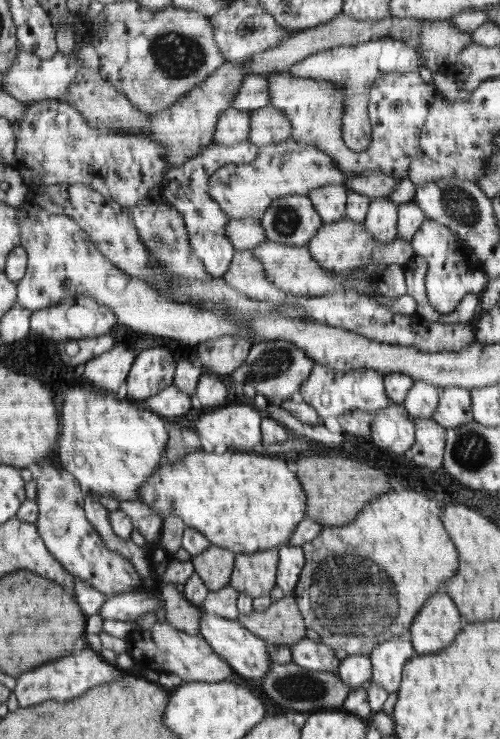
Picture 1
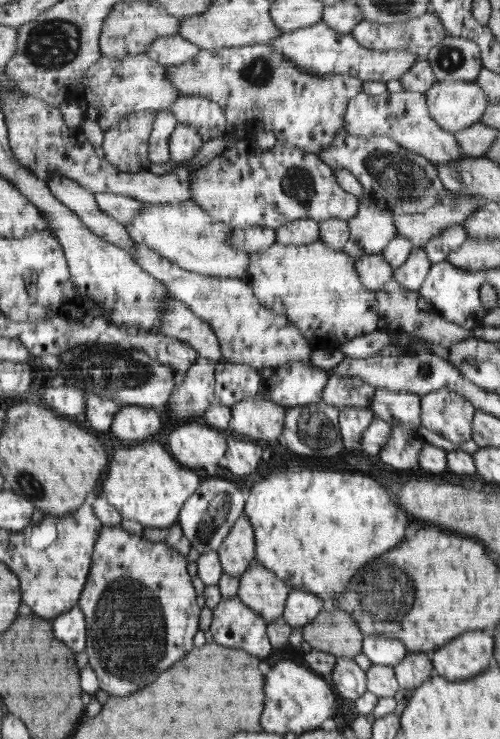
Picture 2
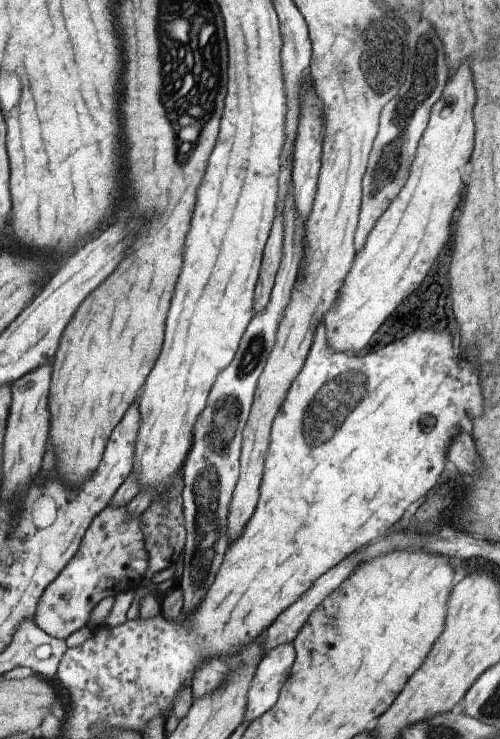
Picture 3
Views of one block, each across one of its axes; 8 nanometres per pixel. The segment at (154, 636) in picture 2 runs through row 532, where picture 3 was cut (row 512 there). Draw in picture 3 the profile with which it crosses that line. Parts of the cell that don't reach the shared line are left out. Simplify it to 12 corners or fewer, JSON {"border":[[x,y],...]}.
{"border":[[127,506],[94,517],[82,554],[33,621],[65,641],[108,596],[140,586],[144,534]]}

